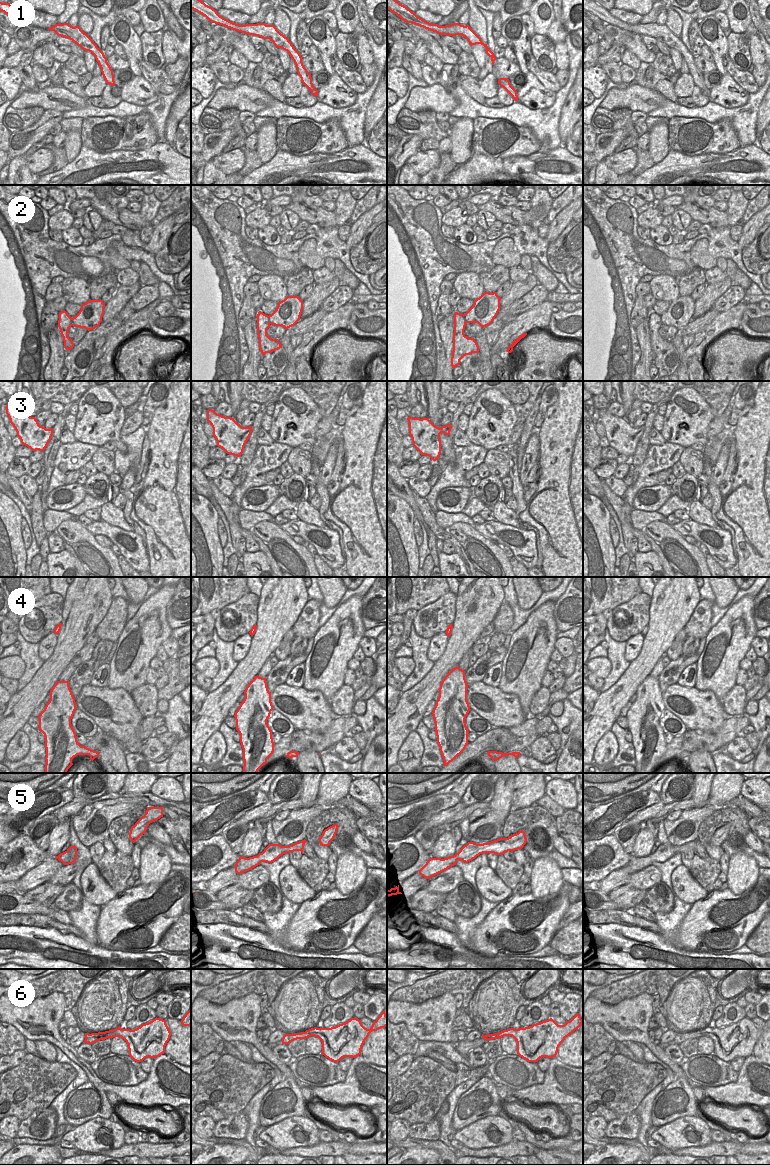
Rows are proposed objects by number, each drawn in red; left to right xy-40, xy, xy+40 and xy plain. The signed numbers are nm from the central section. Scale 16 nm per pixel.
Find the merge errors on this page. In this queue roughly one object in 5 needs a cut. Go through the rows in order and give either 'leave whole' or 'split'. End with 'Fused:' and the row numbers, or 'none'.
1: leave whole
2: split
3: leave whole
4: leave whole
5: leave whole
6: leave whole
Fused: 2

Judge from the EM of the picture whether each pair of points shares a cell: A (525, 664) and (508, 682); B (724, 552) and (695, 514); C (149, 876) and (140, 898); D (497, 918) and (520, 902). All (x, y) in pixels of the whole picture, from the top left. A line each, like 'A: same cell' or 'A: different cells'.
A: same cell
B: different cells
C: different cells
D: same cell

